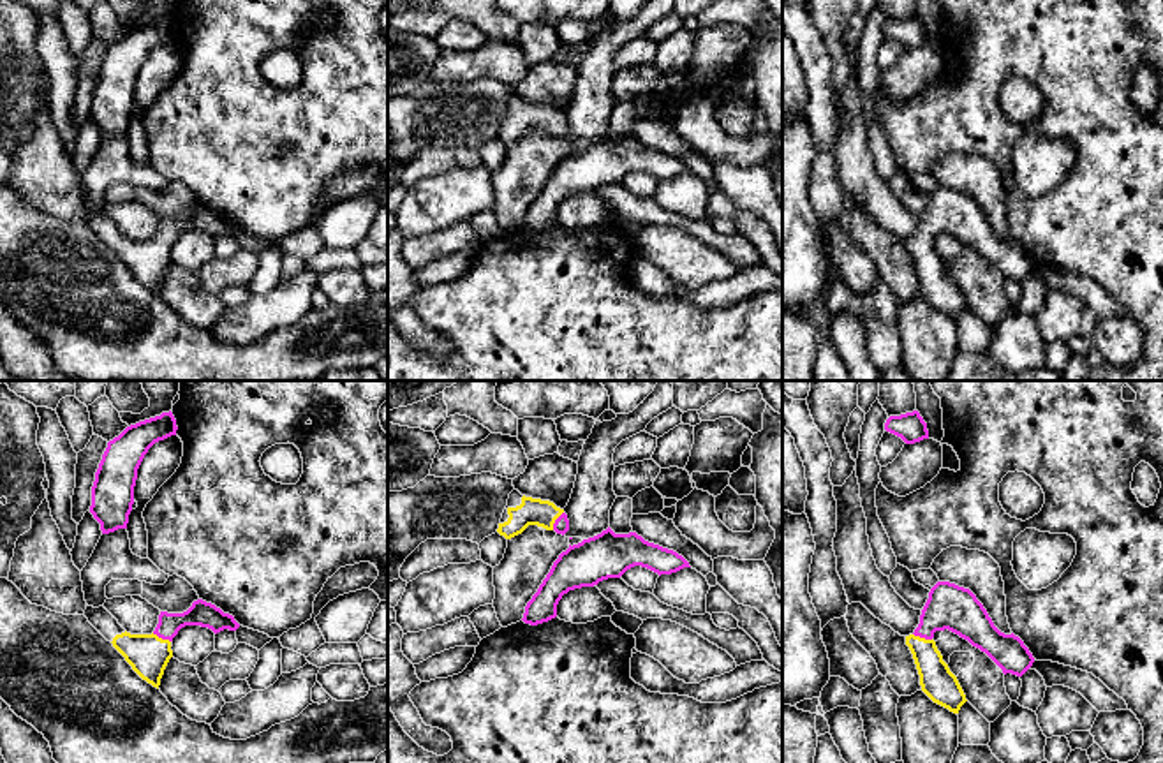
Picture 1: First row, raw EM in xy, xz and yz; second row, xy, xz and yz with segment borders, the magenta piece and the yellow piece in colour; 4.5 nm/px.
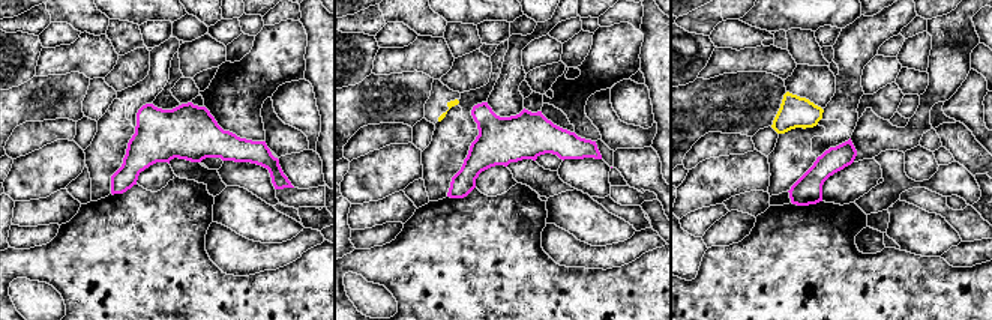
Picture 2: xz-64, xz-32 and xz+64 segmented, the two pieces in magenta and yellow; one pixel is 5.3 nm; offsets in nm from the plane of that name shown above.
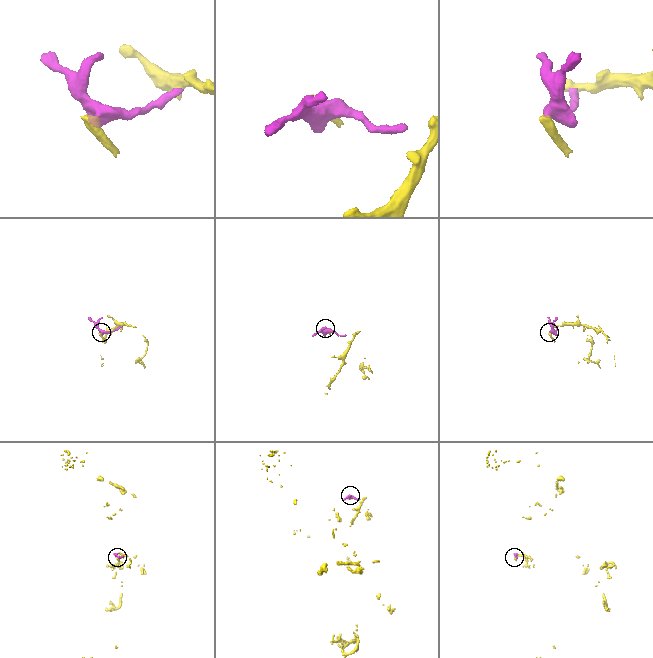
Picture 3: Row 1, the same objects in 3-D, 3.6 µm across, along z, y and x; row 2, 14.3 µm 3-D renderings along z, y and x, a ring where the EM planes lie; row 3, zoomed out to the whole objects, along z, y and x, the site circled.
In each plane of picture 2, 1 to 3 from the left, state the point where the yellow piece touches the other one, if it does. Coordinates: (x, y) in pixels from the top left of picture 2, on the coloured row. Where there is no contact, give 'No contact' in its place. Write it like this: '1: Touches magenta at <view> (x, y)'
1: No contact
2: No contact
3: No contact

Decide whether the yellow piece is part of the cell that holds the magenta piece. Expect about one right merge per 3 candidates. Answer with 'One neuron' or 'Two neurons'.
One neuron

